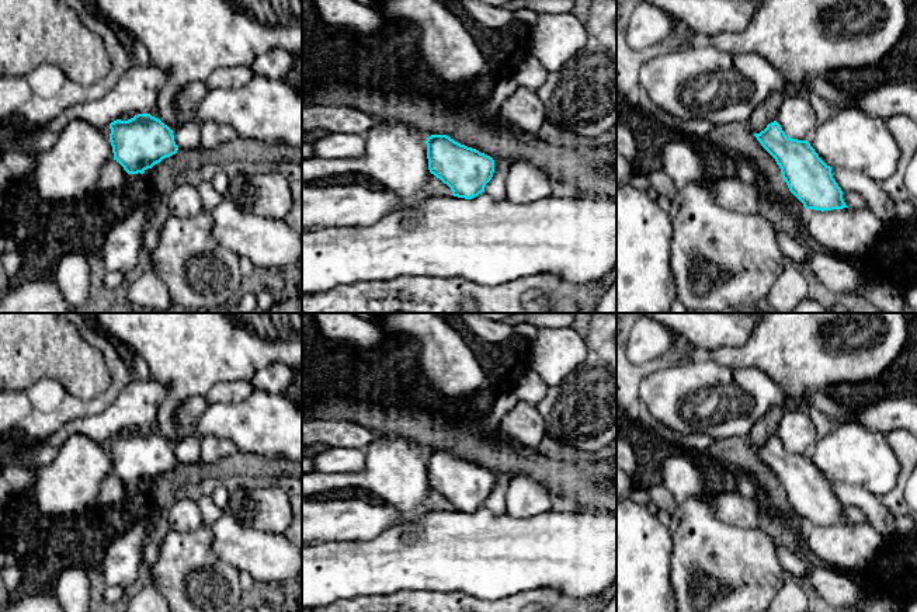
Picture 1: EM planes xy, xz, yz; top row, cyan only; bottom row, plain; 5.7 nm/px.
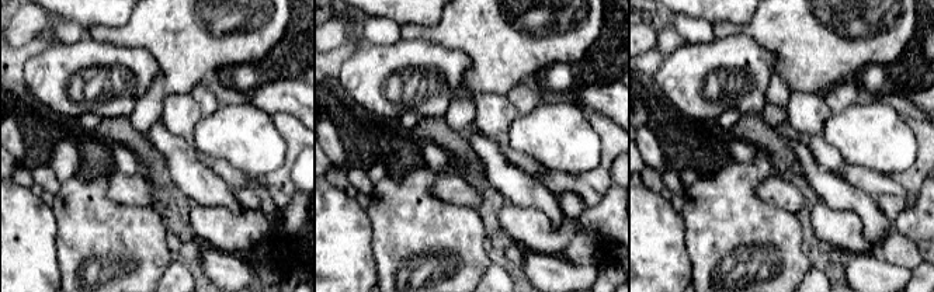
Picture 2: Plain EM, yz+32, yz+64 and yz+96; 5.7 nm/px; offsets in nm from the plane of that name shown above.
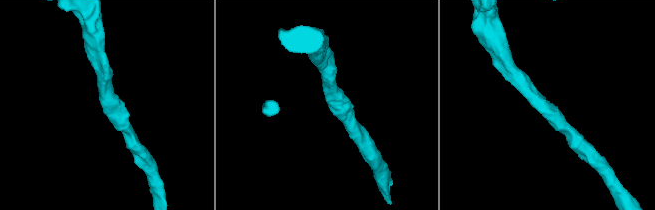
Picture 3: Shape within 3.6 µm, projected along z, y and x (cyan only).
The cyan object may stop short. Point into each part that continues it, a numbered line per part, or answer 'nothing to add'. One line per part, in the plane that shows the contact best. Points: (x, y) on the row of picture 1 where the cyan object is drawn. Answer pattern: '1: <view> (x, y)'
nothing to add

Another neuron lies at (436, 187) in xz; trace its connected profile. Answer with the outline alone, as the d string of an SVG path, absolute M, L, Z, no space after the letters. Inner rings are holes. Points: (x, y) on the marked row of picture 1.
M430 173L427 181L427 195L428 197L451 197L451 188L444 184L440 178Z

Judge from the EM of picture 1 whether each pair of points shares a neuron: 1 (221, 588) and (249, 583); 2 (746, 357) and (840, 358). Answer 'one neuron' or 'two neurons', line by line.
1: two neurons
2: one neuron

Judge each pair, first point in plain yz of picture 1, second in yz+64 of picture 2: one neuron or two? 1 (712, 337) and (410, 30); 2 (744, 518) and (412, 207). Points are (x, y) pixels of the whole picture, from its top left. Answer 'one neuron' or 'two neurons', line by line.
1: two neurons
2: two neurons

